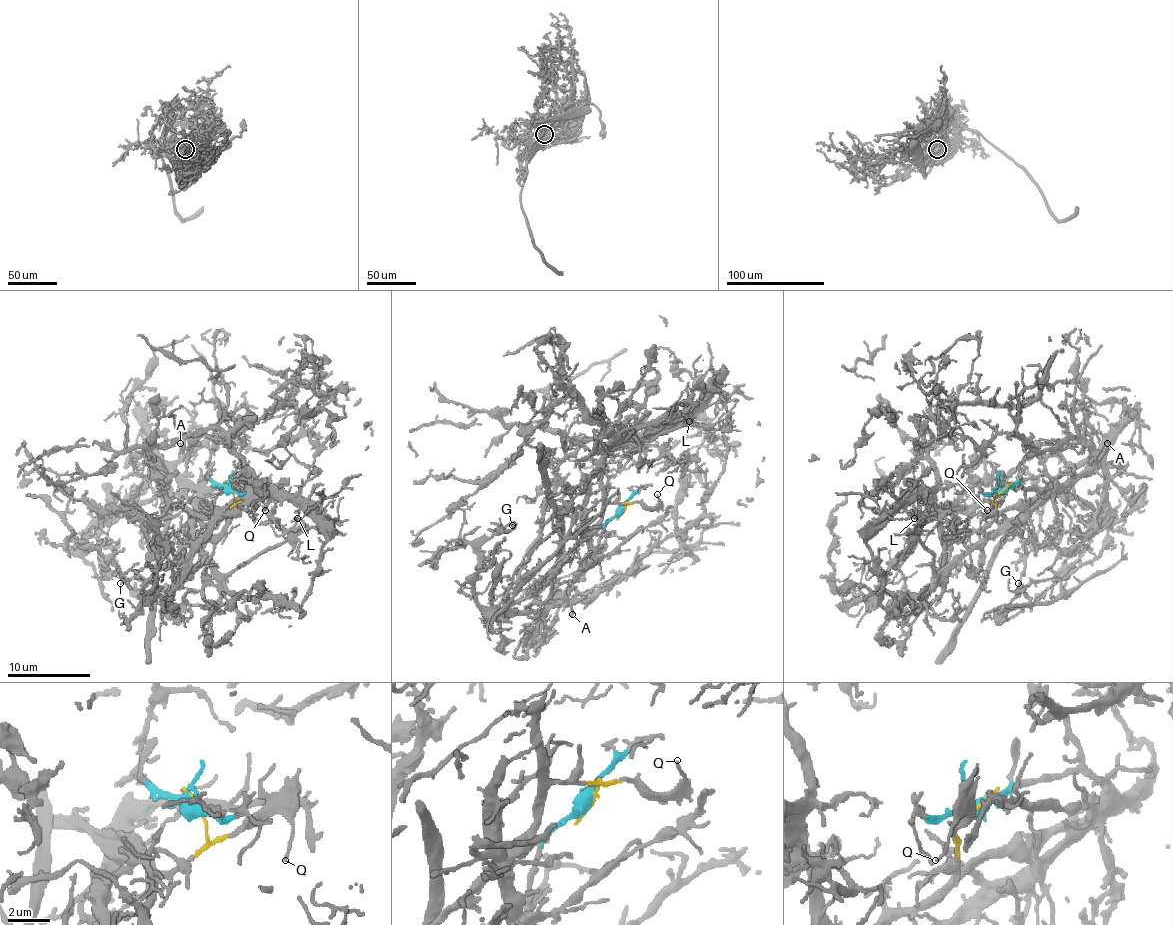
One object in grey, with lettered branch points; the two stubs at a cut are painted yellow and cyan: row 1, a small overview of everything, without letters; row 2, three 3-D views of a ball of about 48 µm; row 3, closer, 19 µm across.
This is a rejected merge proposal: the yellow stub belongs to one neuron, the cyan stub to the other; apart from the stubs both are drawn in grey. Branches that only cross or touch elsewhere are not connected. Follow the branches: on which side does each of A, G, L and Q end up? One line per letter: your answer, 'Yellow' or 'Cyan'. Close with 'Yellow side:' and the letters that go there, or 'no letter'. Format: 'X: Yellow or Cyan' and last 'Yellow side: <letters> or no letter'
A: Cyan
G: Cyan
L: Yellow
Q: Yellow
Yellow side: L, Q

